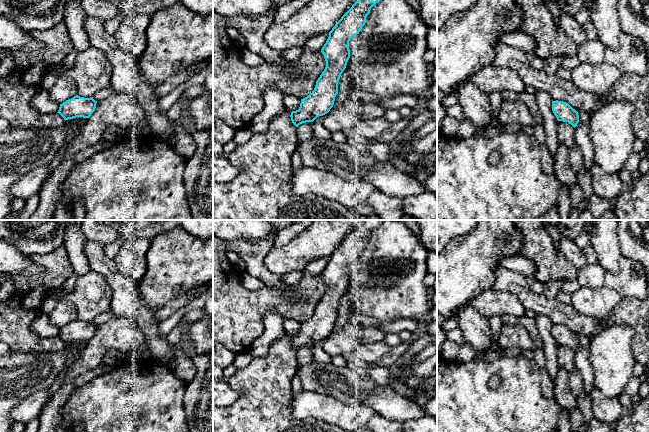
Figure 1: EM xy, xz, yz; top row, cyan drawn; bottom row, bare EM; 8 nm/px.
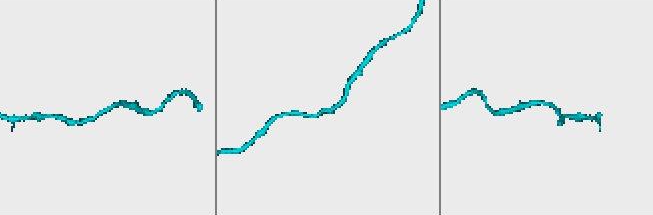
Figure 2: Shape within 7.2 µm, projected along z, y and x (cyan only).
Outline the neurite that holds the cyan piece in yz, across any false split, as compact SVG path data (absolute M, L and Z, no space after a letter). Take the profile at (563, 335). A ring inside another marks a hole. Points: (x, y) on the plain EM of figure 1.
M552 325L552 335L558 345L568 346L574 352L579 346L578 336L568 327L563 325Z

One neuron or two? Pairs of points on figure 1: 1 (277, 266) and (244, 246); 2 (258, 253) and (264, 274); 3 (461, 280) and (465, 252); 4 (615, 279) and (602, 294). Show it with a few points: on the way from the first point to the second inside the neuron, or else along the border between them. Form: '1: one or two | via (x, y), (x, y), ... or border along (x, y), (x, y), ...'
1: two | border along (271, 248), (264, 258), (264, 265), (279, 275)
2: one | via (258, 258), (259, 269)
3: one | via (461, 273), (465, 268), (465, 259)
4: two | border along (604, 284), (611, 287), (621, 297)

